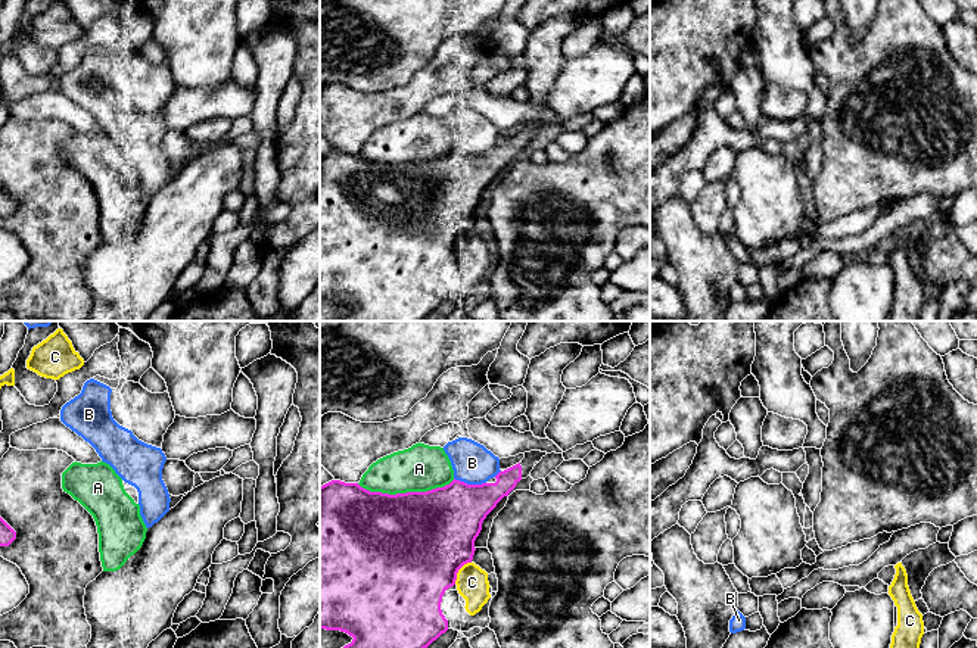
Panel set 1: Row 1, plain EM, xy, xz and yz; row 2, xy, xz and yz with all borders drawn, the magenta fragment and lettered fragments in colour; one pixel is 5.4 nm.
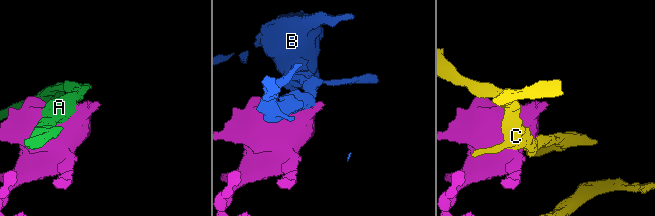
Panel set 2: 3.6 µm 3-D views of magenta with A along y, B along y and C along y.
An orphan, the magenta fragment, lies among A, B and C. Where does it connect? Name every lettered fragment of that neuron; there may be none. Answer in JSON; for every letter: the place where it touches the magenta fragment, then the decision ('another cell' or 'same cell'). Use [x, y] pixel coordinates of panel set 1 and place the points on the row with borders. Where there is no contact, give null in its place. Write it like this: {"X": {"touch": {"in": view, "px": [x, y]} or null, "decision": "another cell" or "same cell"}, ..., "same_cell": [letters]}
{"A": {"touch": {"in": "xz", "px": [407, 492]}, "decision": "another cell"}, "B": {"touch": {"in": "xz", "px": [470, 485]}, "decision": "another cell"}, "C": {"touch": {"in": "xz", "px": [457, 572]}, "decision": "another cell"}, "same_cell": []}

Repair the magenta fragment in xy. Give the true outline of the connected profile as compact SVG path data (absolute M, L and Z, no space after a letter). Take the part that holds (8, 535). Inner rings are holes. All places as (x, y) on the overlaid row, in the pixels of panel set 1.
M0 517L0 546L9 546L16 539L16 532Z

